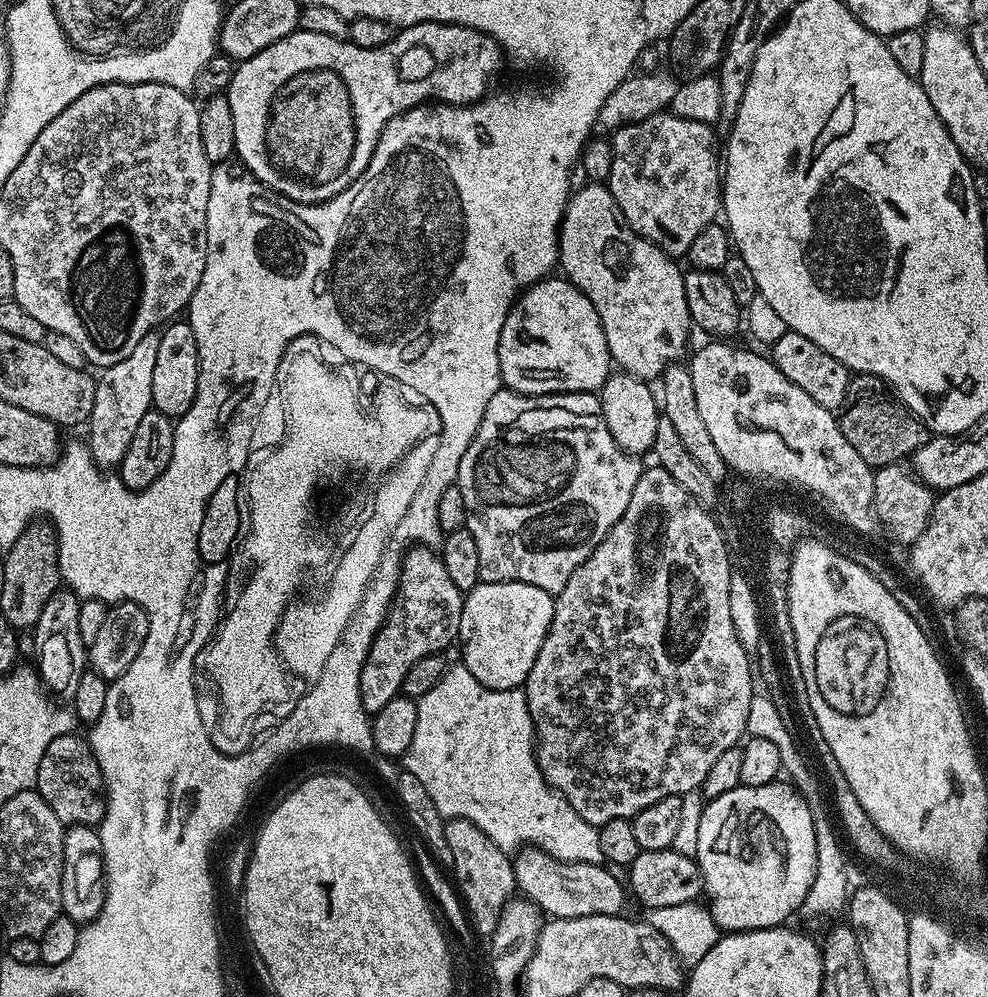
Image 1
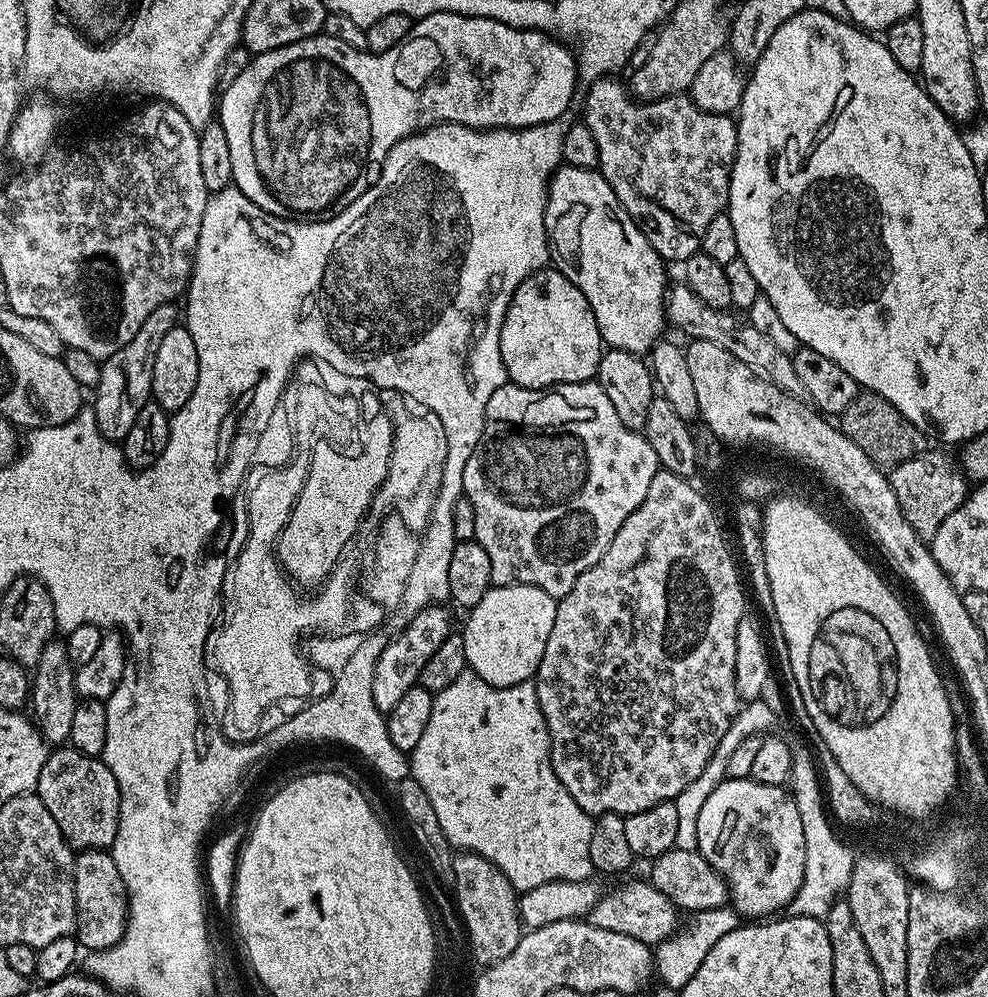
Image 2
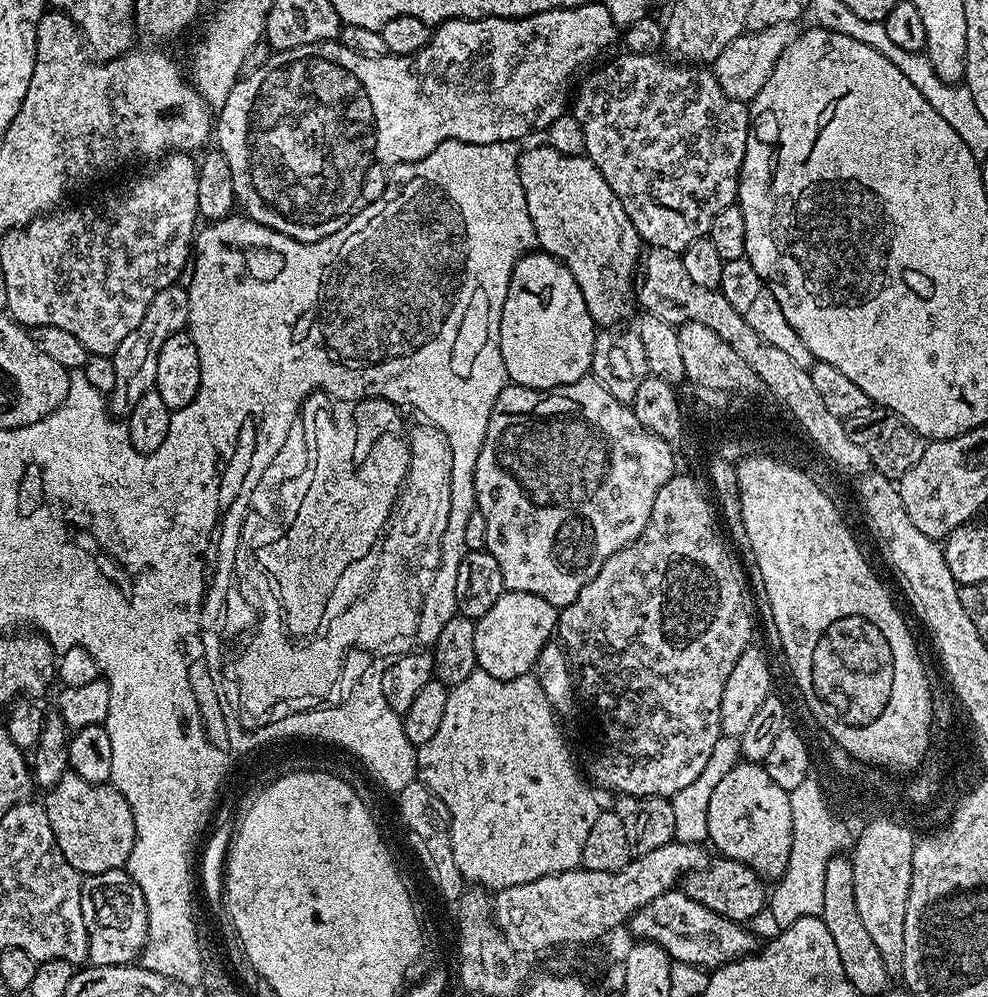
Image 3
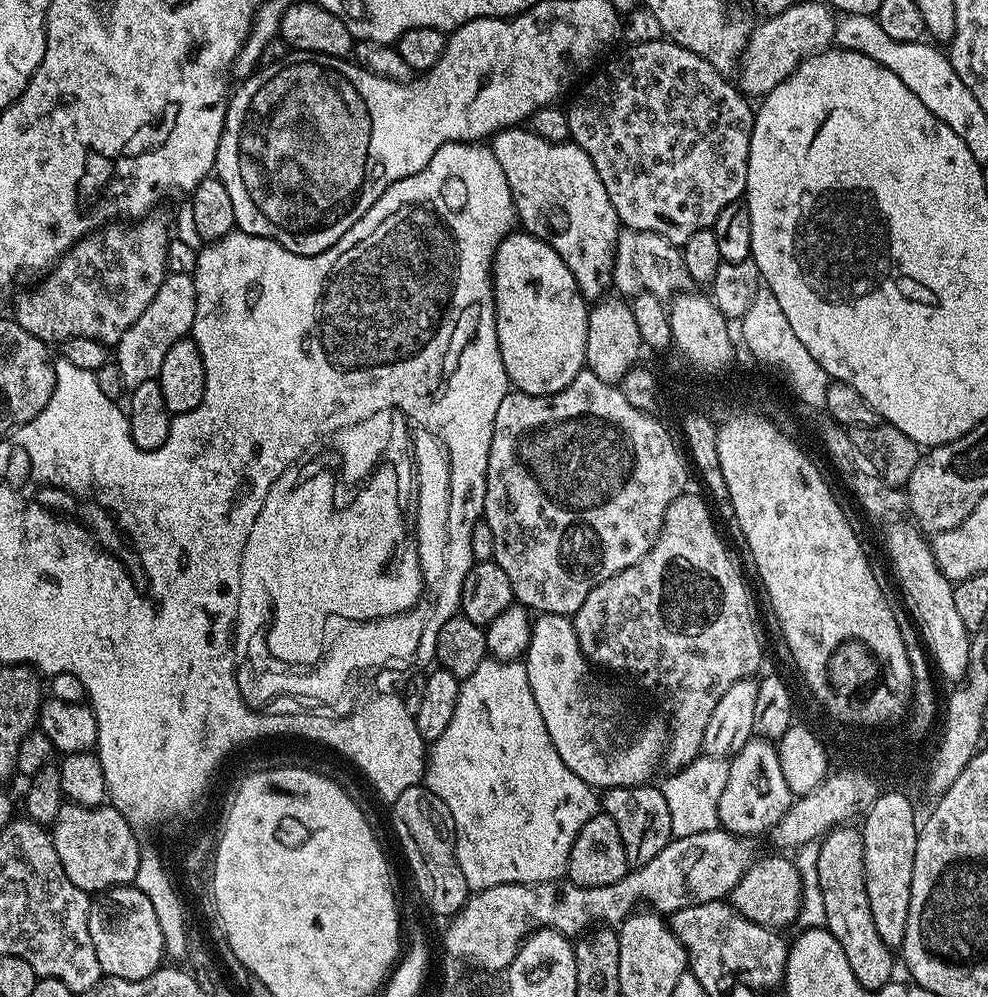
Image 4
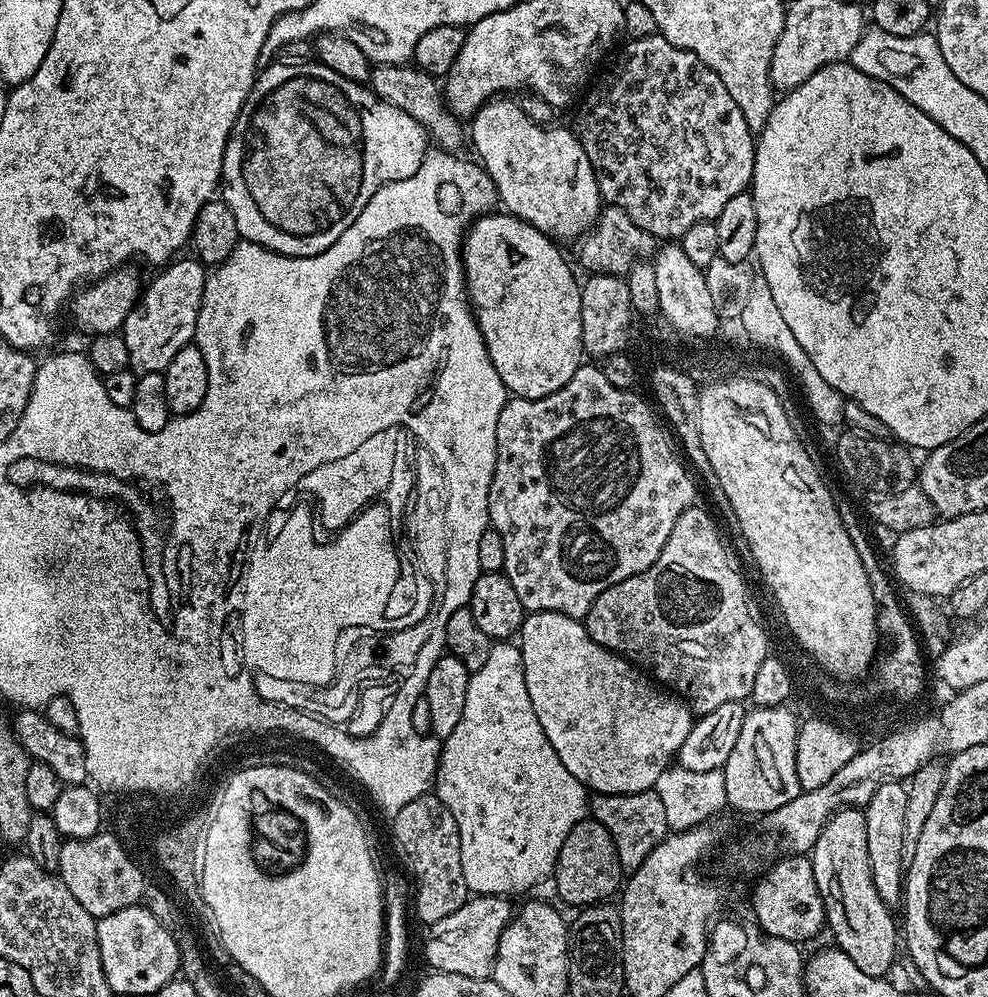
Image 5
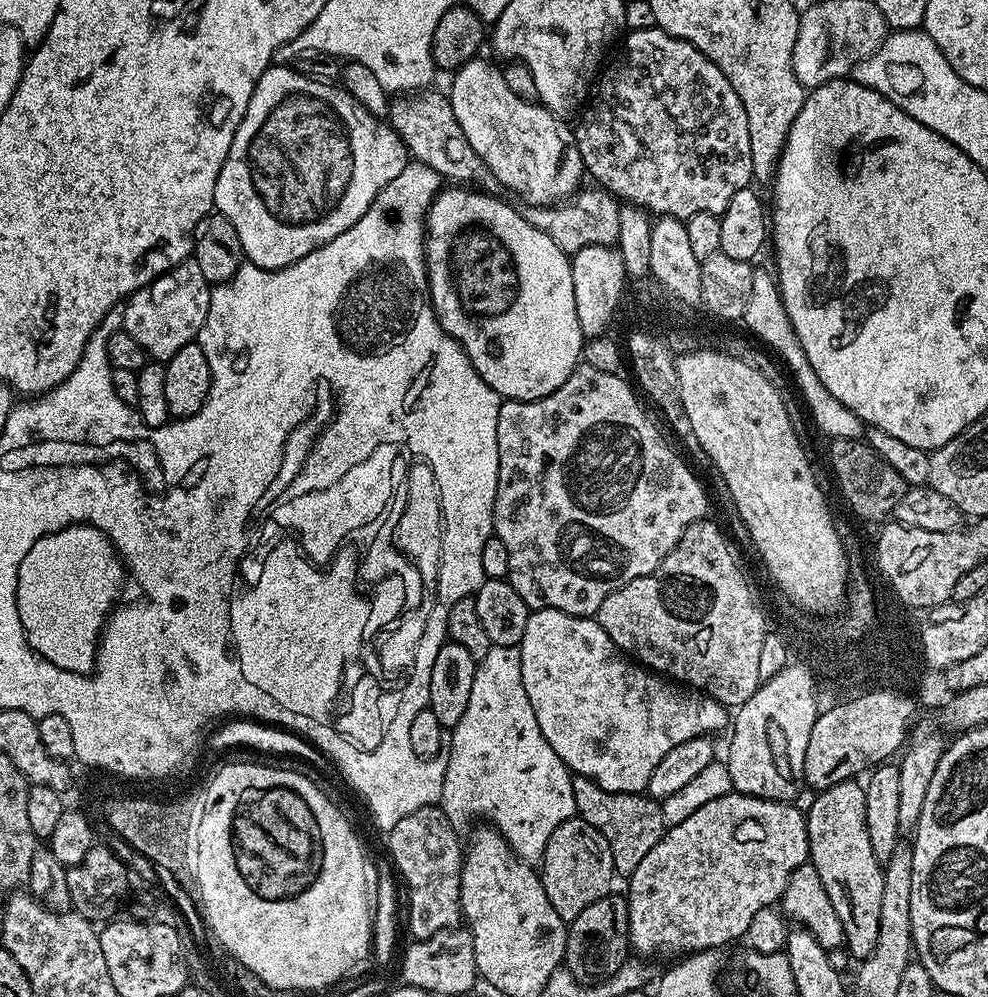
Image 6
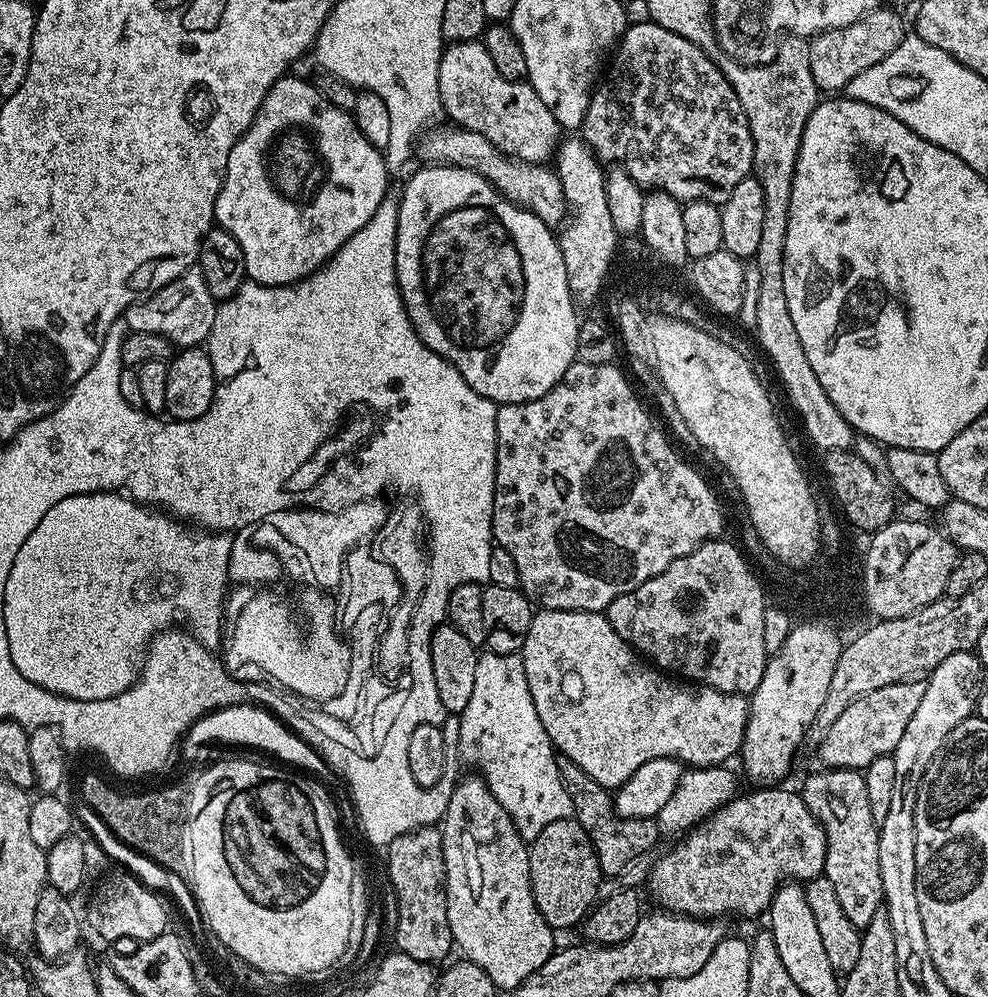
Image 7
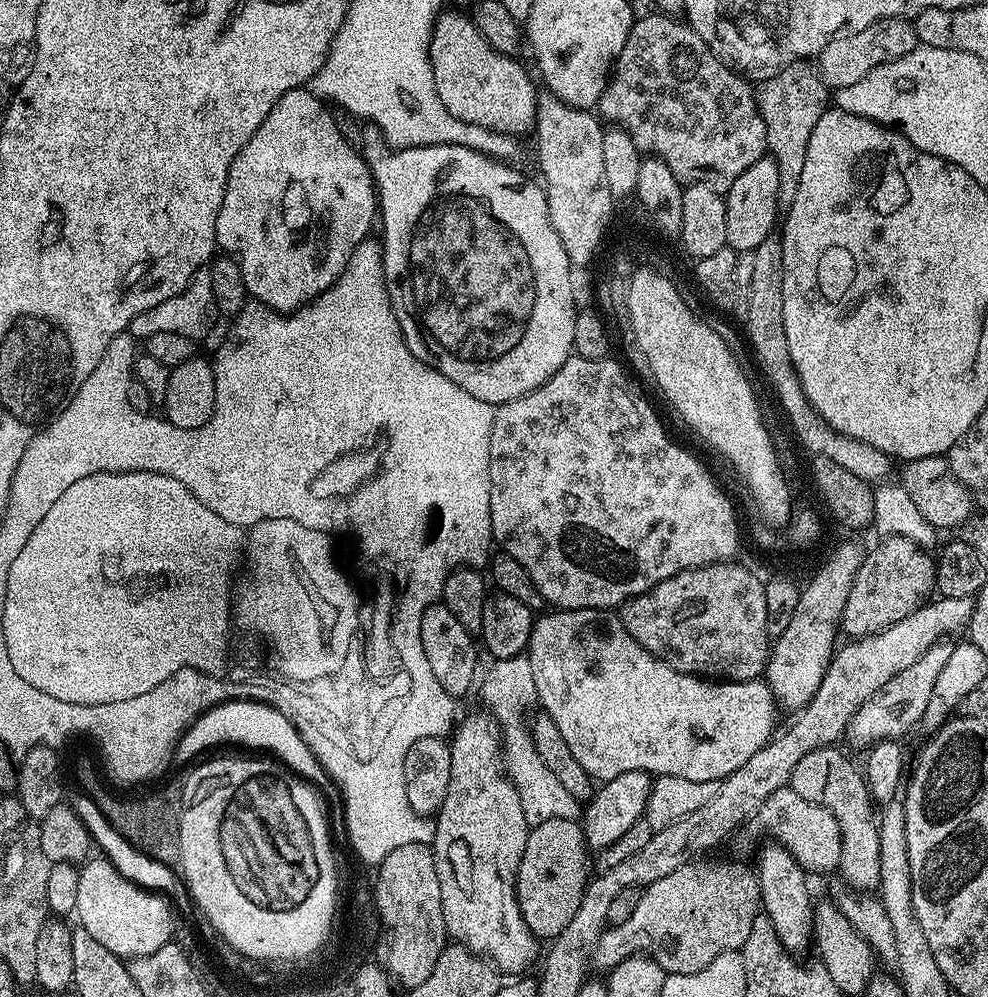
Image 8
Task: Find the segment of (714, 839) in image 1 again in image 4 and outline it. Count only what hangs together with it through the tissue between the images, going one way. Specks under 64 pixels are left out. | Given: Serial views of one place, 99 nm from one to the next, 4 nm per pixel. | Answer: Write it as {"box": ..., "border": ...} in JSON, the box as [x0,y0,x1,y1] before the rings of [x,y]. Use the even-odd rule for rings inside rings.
{"box":[718,738,794,838],"border":[[[753,738],[746,742],[746,746],[742,746],[742,750],[731,757],[728,765],[728,777],[726,778],[726,790],[722,790],[722,802],[718,802],[718,818],[720,819],[720,828],[728,832],[732,832],[736,836],[759,838],[758,836],[771,833],[775,825],[786,814],[787,810],[793,804],[794,797],[790,786],[786,786],[786,778],[782,775],[782,766],[778,766],[778,754],[776,753],[776,745],[773,741],[763,738]]]}

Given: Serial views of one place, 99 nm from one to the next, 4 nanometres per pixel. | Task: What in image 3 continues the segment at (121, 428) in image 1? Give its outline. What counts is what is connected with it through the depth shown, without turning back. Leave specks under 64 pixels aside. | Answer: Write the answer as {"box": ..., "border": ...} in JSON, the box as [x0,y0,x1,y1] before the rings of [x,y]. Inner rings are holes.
{"box":[107,283,188,418],"border":[[[179,283],[166,286],[166,290],[158,290],[154,294],[154,302],[146,306],[146,314],[142,314],[142,322],[122,338],[122,342],[112,353],[114,362],[114,390],[107,397],[108,410],[117,418],[127,418],[138,406],[138,398],[142,394],[153,391],[158,374],[158,354],[162,350],[162,342],[170,338],[170,334],[183,332],[188,326],[188,290]]]}

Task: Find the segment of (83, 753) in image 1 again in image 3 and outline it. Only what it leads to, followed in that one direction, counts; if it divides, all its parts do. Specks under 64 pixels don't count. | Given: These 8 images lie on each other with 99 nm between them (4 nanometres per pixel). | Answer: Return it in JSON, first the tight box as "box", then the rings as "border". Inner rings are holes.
{"box":[43,770,136,876],"border":[[[69,770],[43,796],[46,818],[50,818],[50,830],[54,830],[58,850],[62,850],[66,862],[76,872],[93,876],[127,865],[136,841],[134,814],[130,802],[111,783],[91,784]]]}

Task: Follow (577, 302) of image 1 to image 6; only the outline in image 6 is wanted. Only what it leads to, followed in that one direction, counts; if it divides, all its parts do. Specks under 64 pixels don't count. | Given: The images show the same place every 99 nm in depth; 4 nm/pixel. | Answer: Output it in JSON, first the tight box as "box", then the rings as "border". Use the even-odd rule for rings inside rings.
{"box":[426,186,586,400],"border":[[[448,186],[433,195],[432,204],[426,209],[426,275],[428,294],[440,324],[449,336],[460,343],[460,349],[470,358],[482,382],[486,382],[486,386],[493,388],[504,400],[541,400],[558,390],[558,386],[562,386],[562,382],[570,378],[576,365],[581,363],[586,338],[578,326],[578,310],[574,310],[574,278],[570,256],[556,246],[546,234],[528,225],[515,207],[512,209],[510,205],[503,204],[495,195],[487,195],[480,190],[469,190],[464,186]],[[507,232],[512,232],[512,244],[507,244],[504,240],[496,241],[496,236],[504,236]]]}

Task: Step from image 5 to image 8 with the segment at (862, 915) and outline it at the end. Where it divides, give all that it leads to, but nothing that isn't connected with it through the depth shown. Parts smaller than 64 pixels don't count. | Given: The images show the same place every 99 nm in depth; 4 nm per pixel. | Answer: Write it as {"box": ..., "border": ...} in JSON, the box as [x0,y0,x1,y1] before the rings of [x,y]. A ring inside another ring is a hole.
{"box":[790,746,880,890],"border":[[[829,746],[827,748],[819,748],[818,750],[812,750],[810,754],[806,754],[806,758],[802,758],[802,762],[798,762],[798,766],[794,766],[794,774],[790,781],[790,786],[798,794],[802,794],[802,798],[806,798],[810,802],[814,802],[818,806],[822,806],[826,810],[830,810],[830,814],[834,814],[834,822],[838,822],[838,830],[840,831],[840,837],[842,838],[842,854],[840,855],[840,862],[838,865],[838,872],[841,872],[846,879],[849,880],[851,887],[856,890],[876,890],[880,887],[880,832],[878,829],[878,818],[874,813],[874,808],[872,812],[872,807],[874,807],[874,802],[868,793],[868,783],[864,780],[864,773],[859,767],[856,768],[839,752],[839,747]]]}

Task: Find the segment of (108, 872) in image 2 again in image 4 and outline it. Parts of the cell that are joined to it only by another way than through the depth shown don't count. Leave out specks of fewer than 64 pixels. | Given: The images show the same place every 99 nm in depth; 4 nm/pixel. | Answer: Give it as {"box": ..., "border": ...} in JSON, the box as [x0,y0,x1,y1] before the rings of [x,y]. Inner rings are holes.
{"box":[90,886,166,980],"border":[[[135,886],[107,888],[92,900],[90,914],[90,942],[94,942],[94,954],[98,954],[98,966],[105,977],[123,980],[150,978],[166,960],[162,926],[150,906],[150,898]]]}

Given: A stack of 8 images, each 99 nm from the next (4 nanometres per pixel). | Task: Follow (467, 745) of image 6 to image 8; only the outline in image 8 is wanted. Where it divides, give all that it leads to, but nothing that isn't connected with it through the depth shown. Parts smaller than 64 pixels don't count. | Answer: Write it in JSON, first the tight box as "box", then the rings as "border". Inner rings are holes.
{"box":[478,655,582,826],"border":[[[527,655],[497,660],[489,665],[488,673],[485,676],[483,673],[479,681],[478,692],[480,688],[480,696],[489,708],[487,711],[502,733],[502,763],[508,779],[516,788],[526,822],[531,826],[546,822],[550,818],[577,819],[582,812],[581,801],[573,798],[562,786],[562,782],[558,782],[558,778],[550,774],[550,766],[543,764],[534,746],[526,716],[524,720],[524,711],[536,700],[534,674],[530,671]]]}

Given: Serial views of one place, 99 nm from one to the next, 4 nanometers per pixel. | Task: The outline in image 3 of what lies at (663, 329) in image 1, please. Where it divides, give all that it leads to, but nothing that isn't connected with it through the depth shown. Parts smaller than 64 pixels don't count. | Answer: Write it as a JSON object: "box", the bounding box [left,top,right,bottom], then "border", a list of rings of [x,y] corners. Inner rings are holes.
{"box":[518,146,642,326],"border":[[[547,146],[541,148],[528,148],[525,152],[521,151],[518,156],[520,165],[520,185],[526,194],[526,210],[530,210],[530,218],[534,222],[534,230],[536,231],[537,245],[543,251],[551,254],[551,256],[565,264],[570,270],[570,274],[574,274],[574,282],[578,282],[578,290],[582,290],[582,298],[586,302],[586,310],[590,310],[592,321],[598,326],[612,326],[615,320],[620,320],[628,312],[628,307],[634,304],[634,280],[632,284],[632,275],[637,275],[638,258],[636,255],[642,249],[642,241],[640,235],[634,230],[634,226],[630,222],[630,218],[626,214],[626,210],[622,210],[622,202],[618,202],[618,198],[614,194],[614,190],[610,190],[610,186],[606,182],[606,178],[602,178],[602,174],[593,166],[591,160],[587,156],[567,156],[566,154],[558,154],[558,150]]]}

